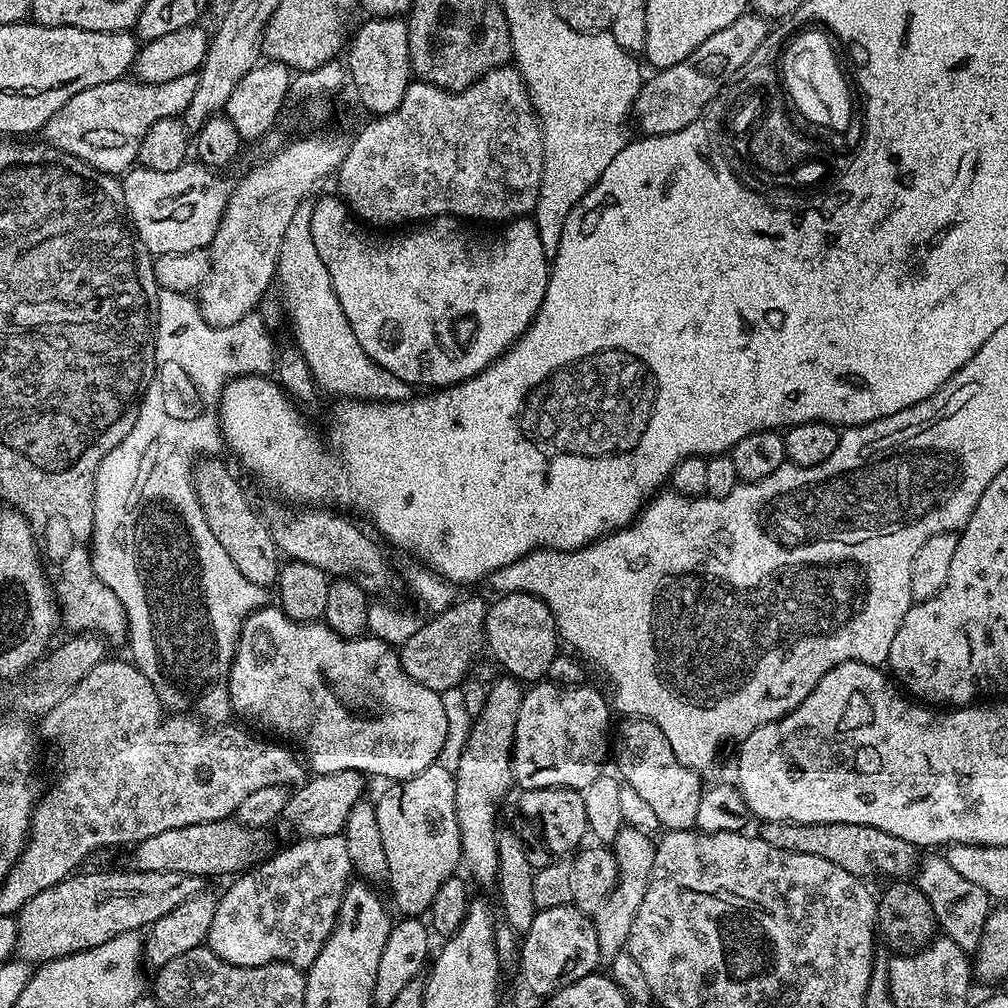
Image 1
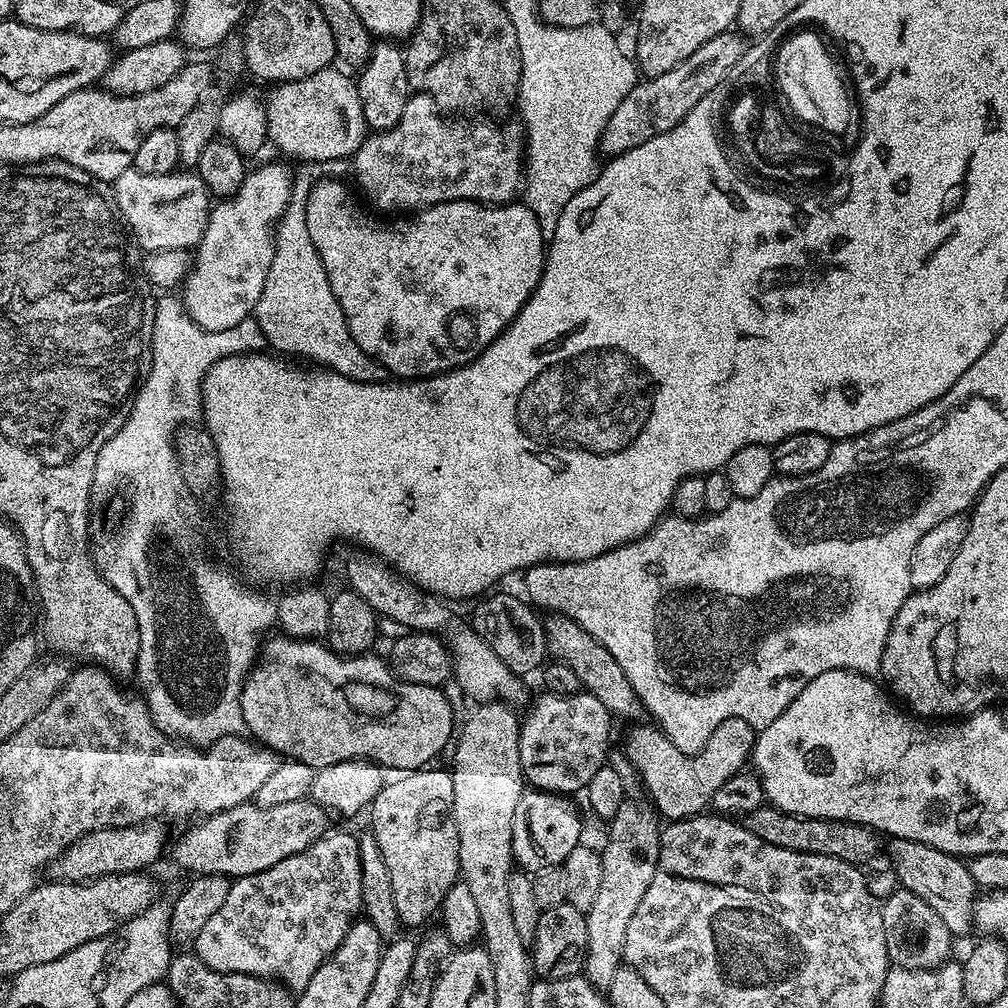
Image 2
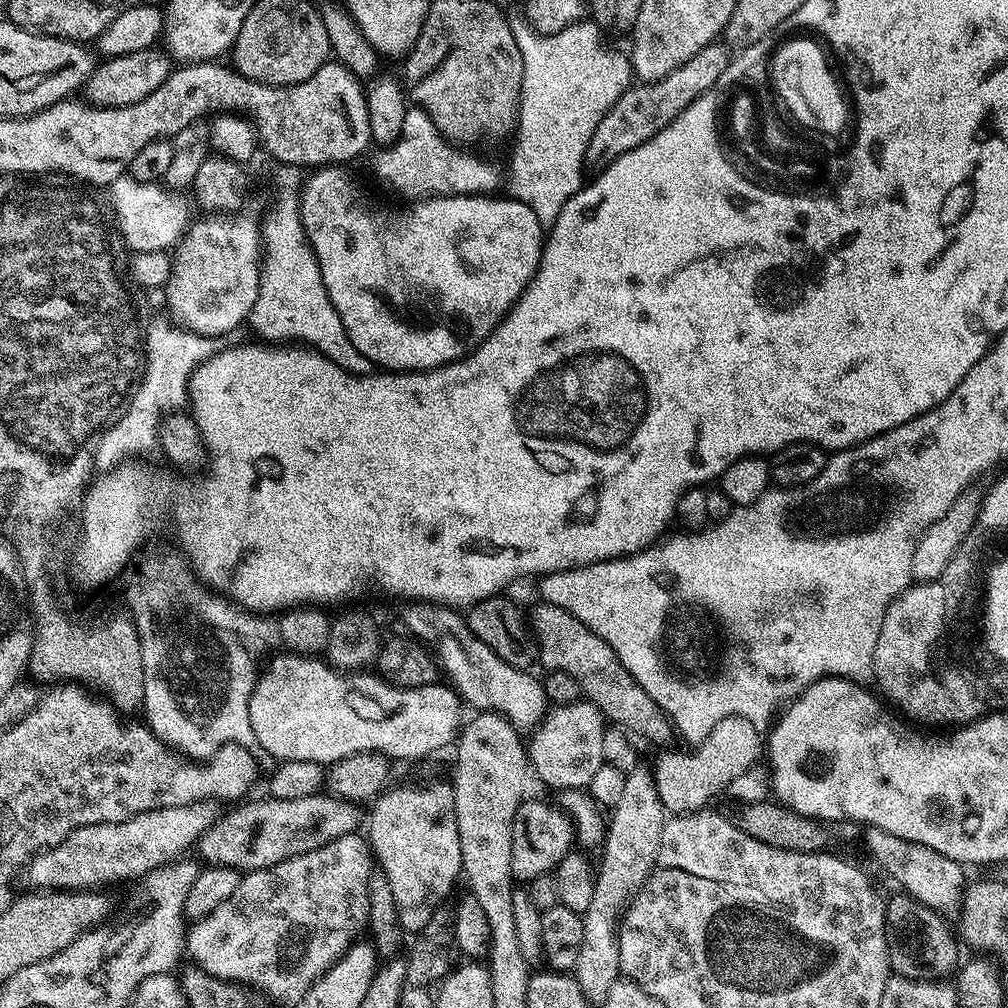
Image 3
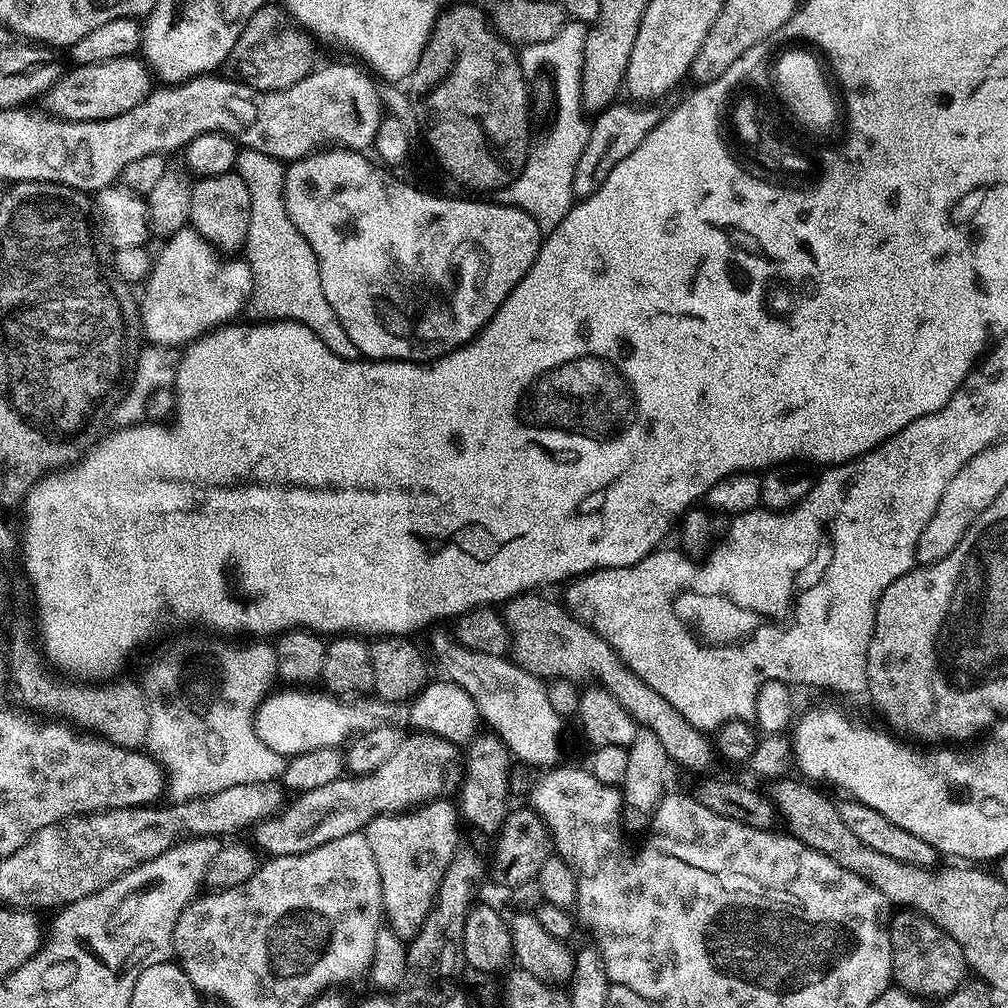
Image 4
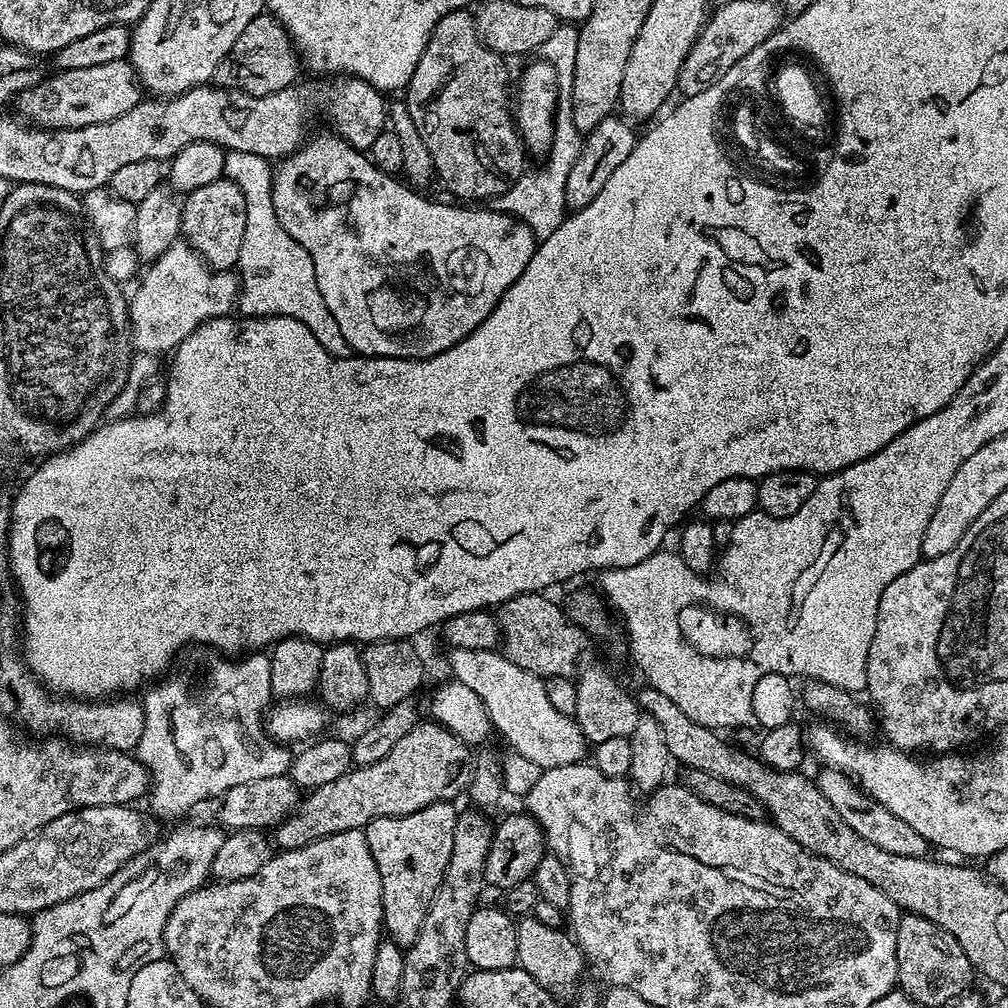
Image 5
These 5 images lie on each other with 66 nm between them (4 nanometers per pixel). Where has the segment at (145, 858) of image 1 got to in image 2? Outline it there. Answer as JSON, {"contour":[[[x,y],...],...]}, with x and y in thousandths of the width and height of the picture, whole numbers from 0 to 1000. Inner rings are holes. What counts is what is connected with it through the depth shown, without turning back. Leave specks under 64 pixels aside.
{"contour":[[[309,792],[296,796],[280,796],[280,800],[268,800],[267,802],[261,802],[259,798],[253,796],[237,798],[219,806],[211,806],[205,812],[199,813],[196,815],[199,817],[188,822],[172,839],[171,849],[175,852],[177,860],[190,865],[187,867],[218,868],[227,871],[256,867],[260,863],[268,863],[268,859],[276,859],[276,855],[280,855],[280,851],[288,851],[300,843],[304,843],[313,833],[322,828],[327,821],[325,810],[326,807]]]}

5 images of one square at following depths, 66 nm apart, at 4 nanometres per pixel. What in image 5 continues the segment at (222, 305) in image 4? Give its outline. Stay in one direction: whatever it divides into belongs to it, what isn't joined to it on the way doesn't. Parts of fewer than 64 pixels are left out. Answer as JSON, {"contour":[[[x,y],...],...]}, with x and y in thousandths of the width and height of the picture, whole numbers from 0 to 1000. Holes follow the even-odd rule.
{"contour":[[[186,240],[170,242],[161,253],[150,259],[146,266],[138,275],[139,283],[136,284],[135,291],[129,294],[127,303],[127,320],[131,322],[131,343],[135,349],[170,350],[189,329],[194,329],[196,323],[200,323],[205,317],[225,313],[235,305],[238,292],[235,271],[230,268],[214,269]]]}

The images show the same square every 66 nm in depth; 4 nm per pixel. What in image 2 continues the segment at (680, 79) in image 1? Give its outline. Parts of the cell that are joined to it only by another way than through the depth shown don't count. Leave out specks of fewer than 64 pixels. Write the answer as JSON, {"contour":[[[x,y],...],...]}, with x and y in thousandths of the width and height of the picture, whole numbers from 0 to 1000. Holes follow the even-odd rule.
{"contour":[[[723,30],[704,38],[685,58],[673,62],[669,69],[661,69],[661,73],[653,73],[636,78],[613,101],[613,109],[605,113],[605,121],[601,121],[601,129],[597,129],[594,154],[599,157],[615,155],[621,149],[629,149],[629,145],[637,145],[637,141],[645,141],[653,133],[673,125],[712,85],[712,81],[726,75],[726,67],[736,58],[740,50],[740,40],[733,31]]]}

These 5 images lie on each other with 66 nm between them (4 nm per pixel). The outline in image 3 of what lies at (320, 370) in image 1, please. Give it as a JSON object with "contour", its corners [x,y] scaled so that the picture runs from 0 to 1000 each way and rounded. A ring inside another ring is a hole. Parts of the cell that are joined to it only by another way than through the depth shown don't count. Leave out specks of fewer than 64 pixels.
{"contour":[[[293,163],[273,164],[270,171],[270,199],[262,210],[262,215],[257,215],[258,240],[260,253],[258,255],[258,283],[256,296],[250,305],[248,322],[255,329],[255,334],[265,335],[270,339],[297,339],[299,342],[313,346],[320,353],[326,353],[335,363],[345,369],[365,371],[371,363],[367,355],[359,351],[347,339],[343,327],[339,323],[339,315],[335,315],[335,308],[331,308],[331,300],[327,300],[327,292],[323,292],[323,284],[319,280],[317,265],[313,259],[312,248],[302,230],[300,216],[298,215],[298,188],[300,186],[300,171]]]}

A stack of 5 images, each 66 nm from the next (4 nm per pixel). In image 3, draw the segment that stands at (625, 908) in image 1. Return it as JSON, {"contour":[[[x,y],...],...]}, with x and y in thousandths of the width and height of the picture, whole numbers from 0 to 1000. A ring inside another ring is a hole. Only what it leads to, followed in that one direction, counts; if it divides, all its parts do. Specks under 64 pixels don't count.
{"contour":[[[633,758],[621,767],[615,794],[608,799],[597,839],[597,859],[592,862],[589,888],[585,899],[577,907],[577,935],[568,945],[567,966],[584,997],[597,998],[602,983],[615,968],[615,951],[611,930],[614,912],[622,896],[642,876],[650,862],[650,855],[659,837],[659,822],[663,810],[650,778],[646,761]]]}

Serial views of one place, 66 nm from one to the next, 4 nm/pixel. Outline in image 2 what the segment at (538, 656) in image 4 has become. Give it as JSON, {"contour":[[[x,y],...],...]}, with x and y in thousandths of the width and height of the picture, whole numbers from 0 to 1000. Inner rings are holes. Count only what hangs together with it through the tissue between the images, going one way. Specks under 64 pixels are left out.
{"contour":[[[555,609],[545,610],[540,615],[540,628],[544,638],[544,651],[549,656],[563,659],[565,665],[573,669],[578,686],[589,688],[589,692],[593,692],[593,696],[597,696],[597,700],[601,700],[608,711],[615,713],[616,710],[619,714],[625,714],[623,716],[636,713],[634,710],[635,706],[637,710],[637,699],[631,686],[625,681],[617,661],[609,657],[609,649],[605,649],[605,645],[597,641],[597,637],[581,629],[581,625],[577,625],[577,621],[573,621],[573,617],[569,617],[564,611]]]}

